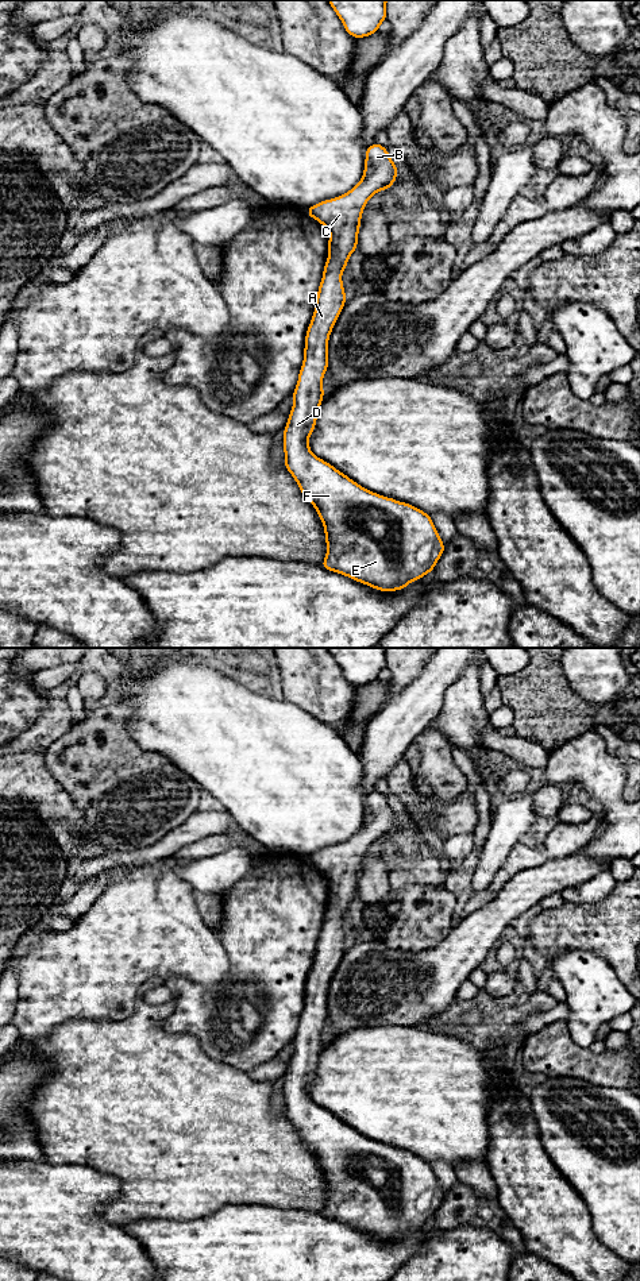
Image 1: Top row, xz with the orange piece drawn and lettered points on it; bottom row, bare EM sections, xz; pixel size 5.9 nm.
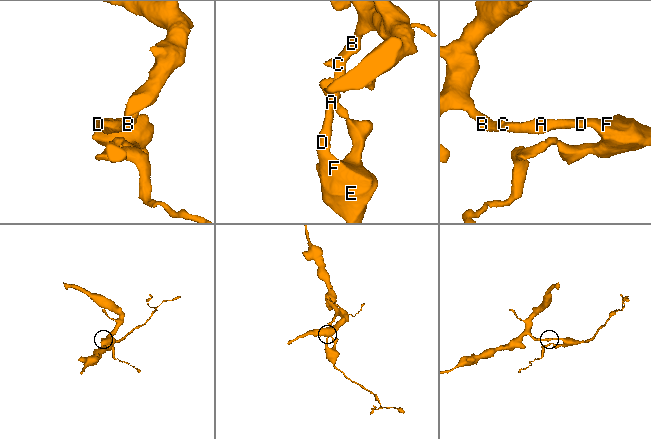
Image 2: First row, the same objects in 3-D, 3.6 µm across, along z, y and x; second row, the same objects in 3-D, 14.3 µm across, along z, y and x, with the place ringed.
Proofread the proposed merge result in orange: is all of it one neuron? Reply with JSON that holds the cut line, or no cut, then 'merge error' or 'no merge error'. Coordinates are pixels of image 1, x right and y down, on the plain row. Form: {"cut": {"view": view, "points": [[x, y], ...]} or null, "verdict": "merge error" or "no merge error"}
{"cut": null, "verdict": "no merge error"}

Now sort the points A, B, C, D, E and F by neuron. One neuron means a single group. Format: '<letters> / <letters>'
A B C D E F

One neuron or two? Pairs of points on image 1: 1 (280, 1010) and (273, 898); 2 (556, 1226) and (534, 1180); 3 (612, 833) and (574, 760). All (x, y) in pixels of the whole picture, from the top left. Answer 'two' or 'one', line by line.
1: one
2: one
3: one

